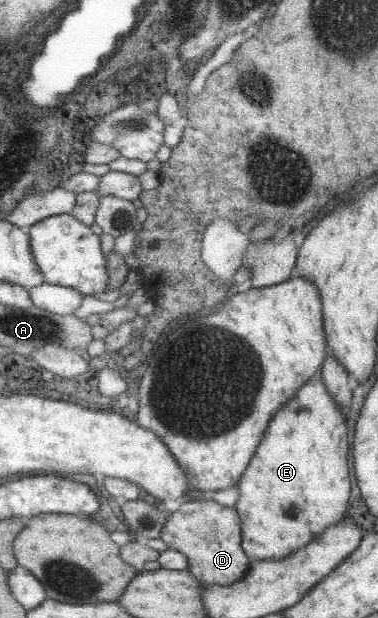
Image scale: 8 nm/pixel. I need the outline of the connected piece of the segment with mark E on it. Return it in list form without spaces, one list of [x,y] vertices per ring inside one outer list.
[[[321,370],[274,416],[258,452],[238,484],[240,499],[236,508],[242,519],[242,544],[252,562],[283,561],[346,518],[351,500],[348,427],[351,418],[351,414],[343,415],[341,406],[329,394]]]

